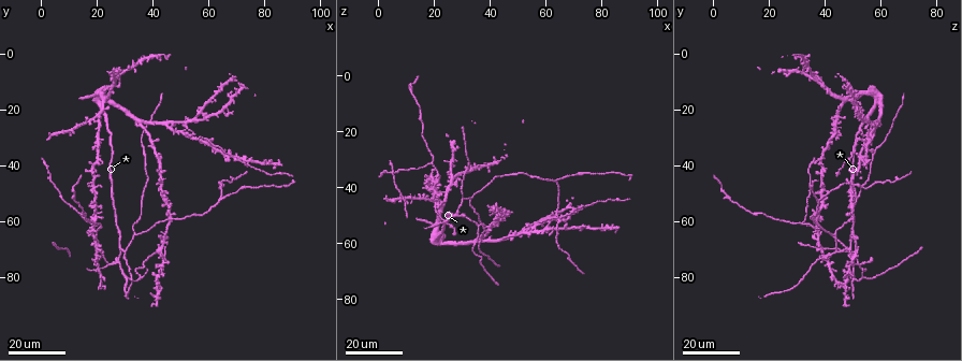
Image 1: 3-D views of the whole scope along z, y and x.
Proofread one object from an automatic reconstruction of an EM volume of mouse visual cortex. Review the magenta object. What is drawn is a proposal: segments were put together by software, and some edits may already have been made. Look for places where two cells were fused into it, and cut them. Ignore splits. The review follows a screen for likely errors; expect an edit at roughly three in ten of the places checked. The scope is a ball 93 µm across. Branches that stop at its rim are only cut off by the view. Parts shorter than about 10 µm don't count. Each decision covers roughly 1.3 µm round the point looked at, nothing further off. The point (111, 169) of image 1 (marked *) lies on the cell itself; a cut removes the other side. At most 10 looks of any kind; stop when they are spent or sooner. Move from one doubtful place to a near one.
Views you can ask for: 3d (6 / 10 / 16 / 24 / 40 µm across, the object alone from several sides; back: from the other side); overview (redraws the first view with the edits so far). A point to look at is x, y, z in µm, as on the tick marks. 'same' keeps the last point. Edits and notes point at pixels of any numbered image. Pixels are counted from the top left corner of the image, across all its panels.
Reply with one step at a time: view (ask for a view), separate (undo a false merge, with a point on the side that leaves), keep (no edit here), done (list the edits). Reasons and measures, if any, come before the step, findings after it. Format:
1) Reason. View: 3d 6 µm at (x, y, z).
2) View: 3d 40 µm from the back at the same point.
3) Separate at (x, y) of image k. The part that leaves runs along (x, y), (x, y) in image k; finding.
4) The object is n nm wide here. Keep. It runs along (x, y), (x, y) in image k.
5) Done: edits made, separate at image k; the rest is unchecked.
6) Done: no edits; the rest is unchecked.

Thick turns thin. View: 3d 24 µm at (74, 47, 36).

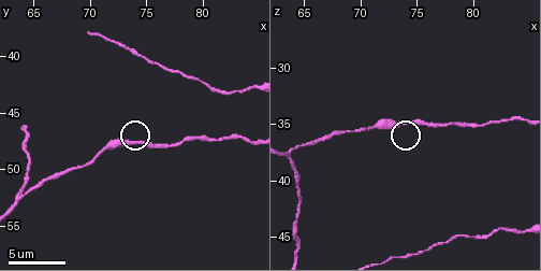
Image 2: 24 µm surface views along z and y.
View: 3d 10 µm at (73.2, 47.6, 35.0).

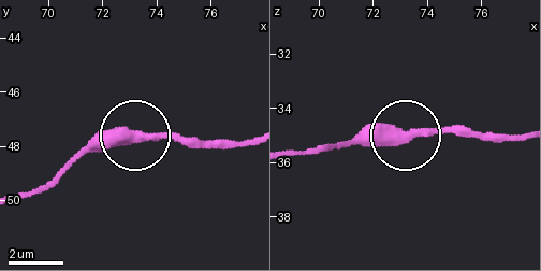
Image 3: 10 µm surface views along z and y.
View: 3d 6 µm at (73.2, 47.7, 35.1).

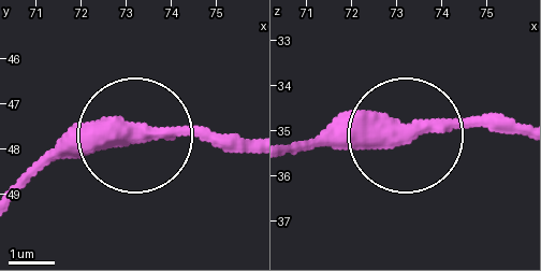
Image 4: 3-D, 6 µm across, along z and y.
The object is 400 nm wide here. Keep. It runs along (296, 151), (515, 128) in image 4; all the same cell.

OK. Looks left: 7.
Thin arm on a thick one. View: 3d 16 µm at (63.6, 52.6, 37.4).

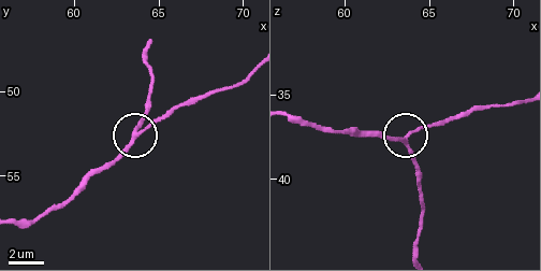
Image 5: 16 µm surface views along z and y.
View: 3d 16 µm from the back at (63.6, 52.5, 37.6).

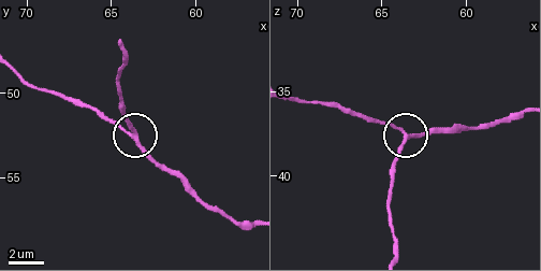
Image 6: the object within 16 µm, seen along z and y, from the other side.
Keep. It runs along (251, 224), (238, 222), (208, 207), (101, 112) in image 6; one cell here.

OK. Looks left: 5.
A fork. View: 3d 24 µm at (60, 31, 54).

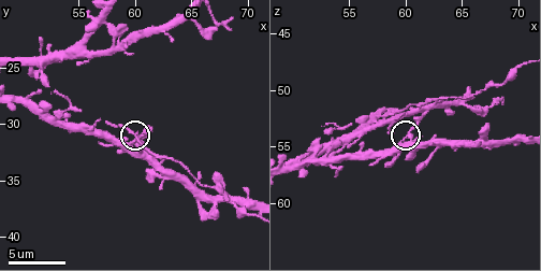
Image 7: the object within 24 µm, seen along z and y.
View: 3d 10 µm at (60.2, 31.6, 54.0).

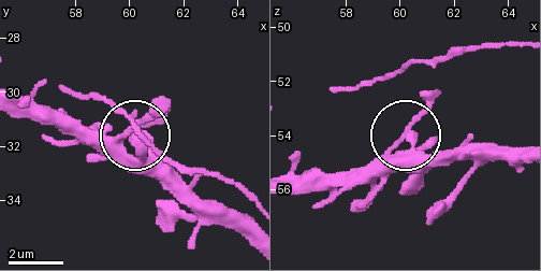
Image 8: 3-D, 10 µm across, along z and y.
3 arms meet here. Keep. One cell here.

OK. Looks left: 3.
Four-way junction. View: 3d 16 µm at (24, 75, 52).

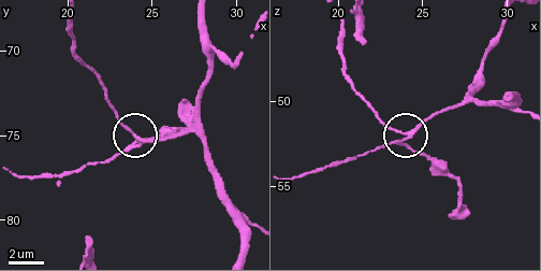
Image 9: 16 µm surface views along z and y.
View: 3d 6 µm at (24.1, 75.2, 52.0).

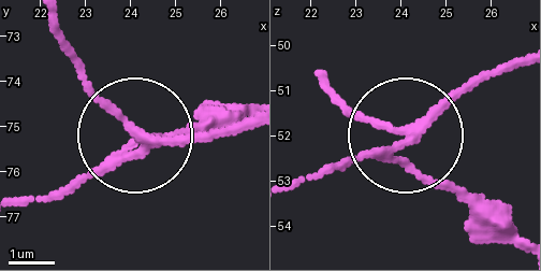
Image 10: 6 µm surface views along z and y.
View: 3d 6 µm from the back at (24.30, 75.35, 52.00).

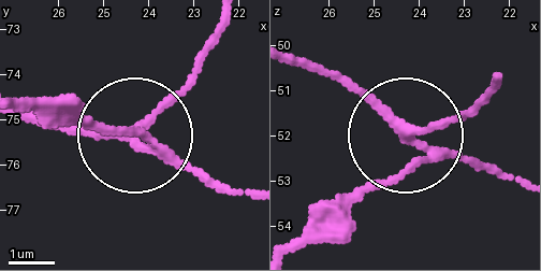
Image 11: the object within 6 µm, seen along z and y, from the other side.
The side arm is 43 µm long; 4 arms meet here. Keep. Continuous, no second cell.

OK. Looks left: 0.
Done: no edits; the rest is unchecked.

